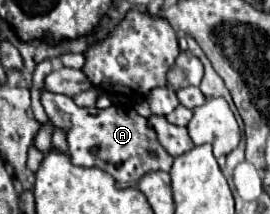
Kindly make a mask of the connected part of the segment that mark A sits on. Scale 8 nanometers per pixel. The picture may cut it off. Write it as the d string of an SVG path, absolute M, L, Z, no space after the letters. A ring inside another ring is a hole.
M41 90L41 104L49 120L67 132L71 160L77 166L97 166L107 170L117 180L119 188L135 186L139 178L151 170L171 168L173 158L163 150L163 146L159 146L155 130L147 130L147 120L139 116L131 106L115 104L105 110L79 108L69 96L53 94L47 90Z

